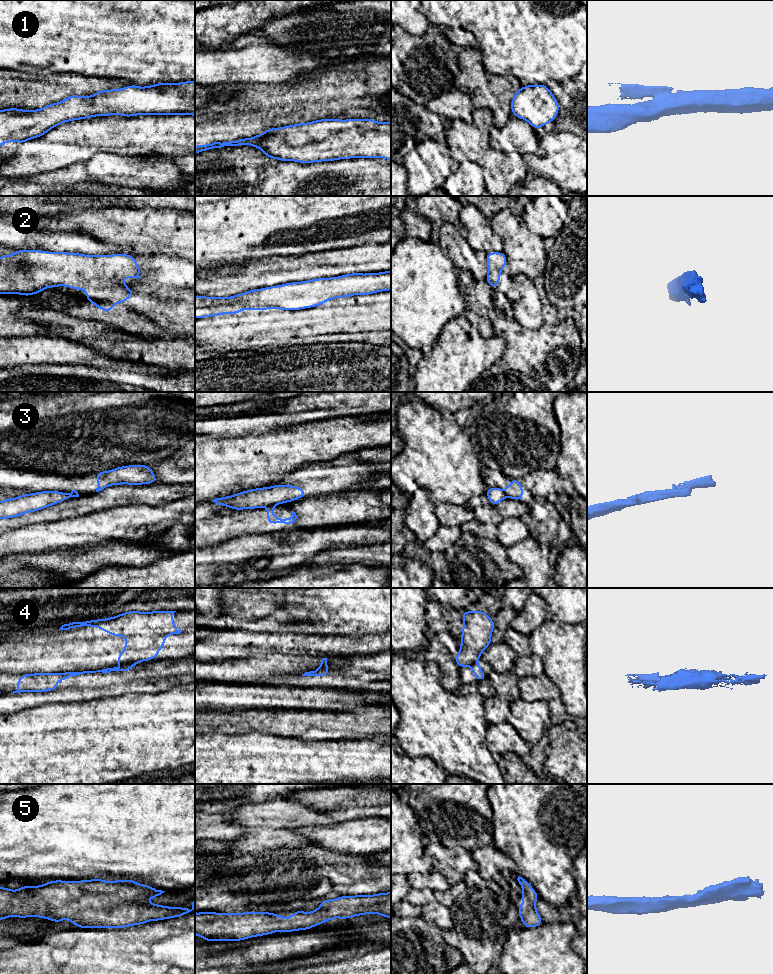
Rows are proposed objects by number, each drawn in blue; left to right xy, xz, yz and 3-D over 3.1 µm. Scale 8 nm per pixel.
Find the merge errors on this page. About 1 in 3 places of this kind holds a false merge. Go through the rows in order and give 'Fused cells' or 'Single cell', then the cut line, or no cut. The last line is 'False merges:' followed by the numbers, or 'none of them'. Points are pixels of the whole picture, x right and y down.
1: Fused cells. Split along xz (254, 136), (256, 146)
2: Single cell. No split
3: Fused cells. Split along xz (273, 505), (266, 506)
4: Fused cells. Split along xy (123, 663), (131, 663), (133, 665)
5: Single cell. No split
False merges: 1, 3, 4

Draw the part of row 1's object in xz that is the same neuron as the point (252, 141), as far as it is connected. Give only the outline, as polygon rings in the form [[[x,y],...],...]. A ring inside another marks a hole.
[[[255,137],[251,138],[239,138],[236,141],[230,141],[230,142],[214,142],[214,143],[208,143],[203,145],[196,145],[195,146],[195,154],[198,154],[203,151],[208,151],[211,149],[217,149],[224,146],[239,146],[239,145],[250,145],[252,147],[256,147],[257,140]]]

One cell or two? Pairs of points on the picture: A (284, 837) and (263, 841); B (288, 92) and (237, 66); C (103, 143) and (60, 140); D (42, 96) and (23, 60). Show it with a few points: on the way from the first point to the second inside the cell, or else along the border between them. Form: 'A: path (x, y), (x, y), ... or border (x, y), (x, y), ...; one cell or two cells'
A: path (279, 838), (268, 839); one cell
B: border (295, 78), (281, 83), (248, 84); two cells
C: path (92, 140), (71, 140); one cell
D: border (10, 69), (37, 74), (54, 73); two cells

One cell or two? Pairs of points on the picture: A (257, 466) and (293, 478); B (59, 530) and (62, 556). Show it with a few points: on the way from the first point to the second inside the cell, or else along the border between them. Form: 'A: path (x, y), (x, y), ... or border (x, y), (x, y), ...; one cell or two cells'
A: border (306, 464), (289, 472), (280, 481); two cells
B: border (74, 547), (60, 547), (38, 553); two cells

